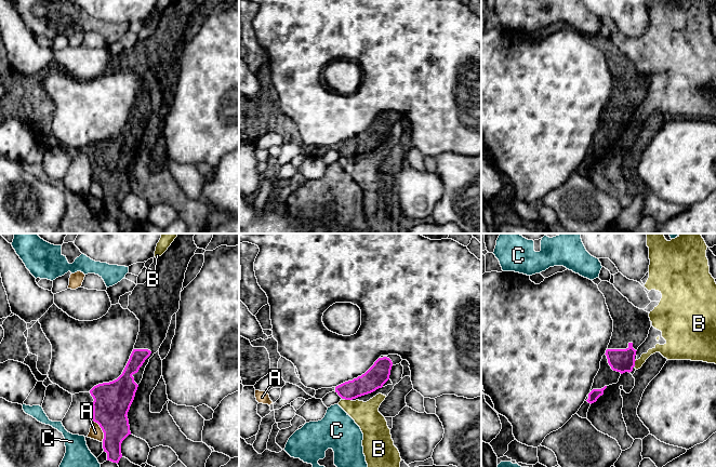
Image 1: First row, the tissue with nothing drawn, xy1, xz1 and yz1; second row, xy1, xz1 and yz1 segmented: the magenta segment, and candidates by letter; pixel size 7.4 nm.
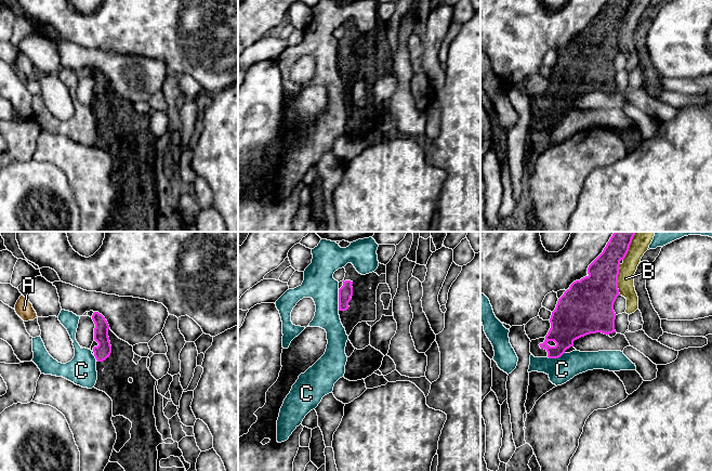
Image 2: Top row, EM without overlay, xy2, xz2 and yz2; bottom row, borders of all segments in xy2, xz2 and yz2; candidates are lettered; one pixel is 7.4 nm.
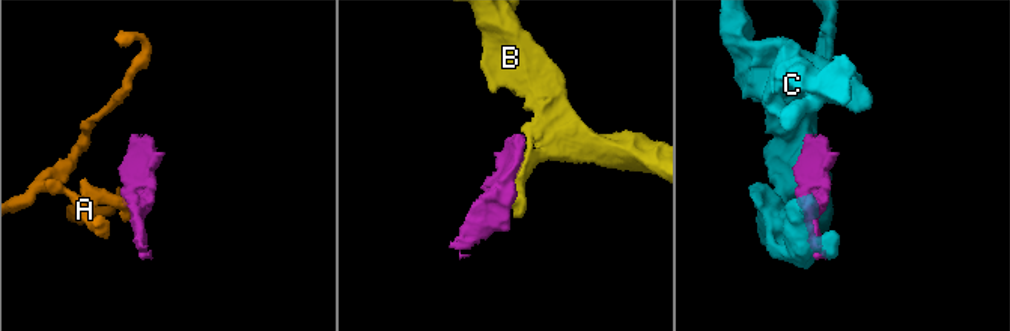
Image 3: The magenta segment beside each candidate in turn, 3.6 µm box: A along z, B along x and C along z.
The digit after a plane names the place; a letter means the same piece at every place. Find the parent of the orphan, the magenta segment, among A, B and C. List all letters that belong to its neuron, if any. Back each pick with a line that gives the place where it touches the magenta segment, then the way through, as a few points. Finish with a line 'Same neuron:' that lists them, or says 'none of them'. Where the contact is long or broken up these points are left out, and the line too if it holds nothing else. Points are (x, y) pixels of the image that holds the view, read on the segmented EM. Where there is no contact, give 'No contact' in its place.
Same neuron: none of them

